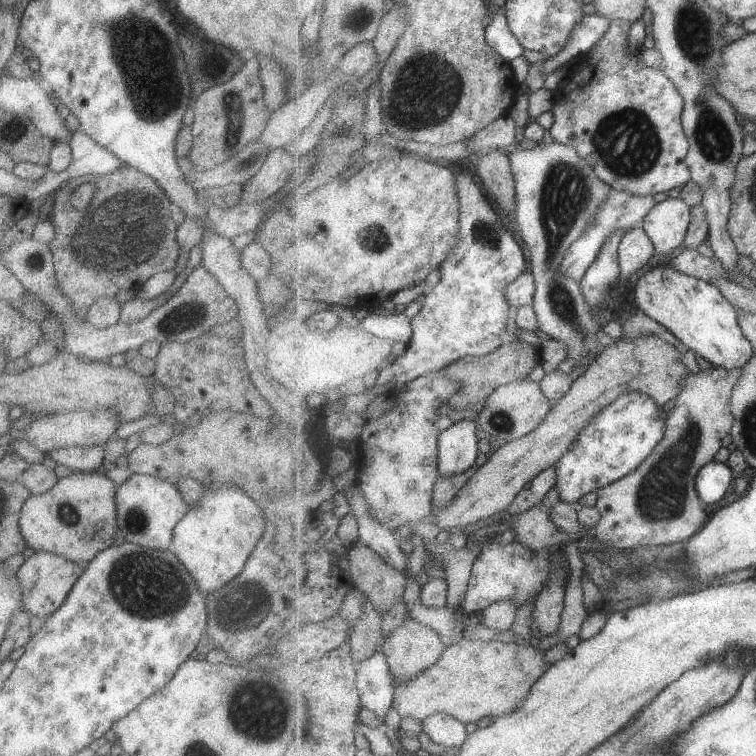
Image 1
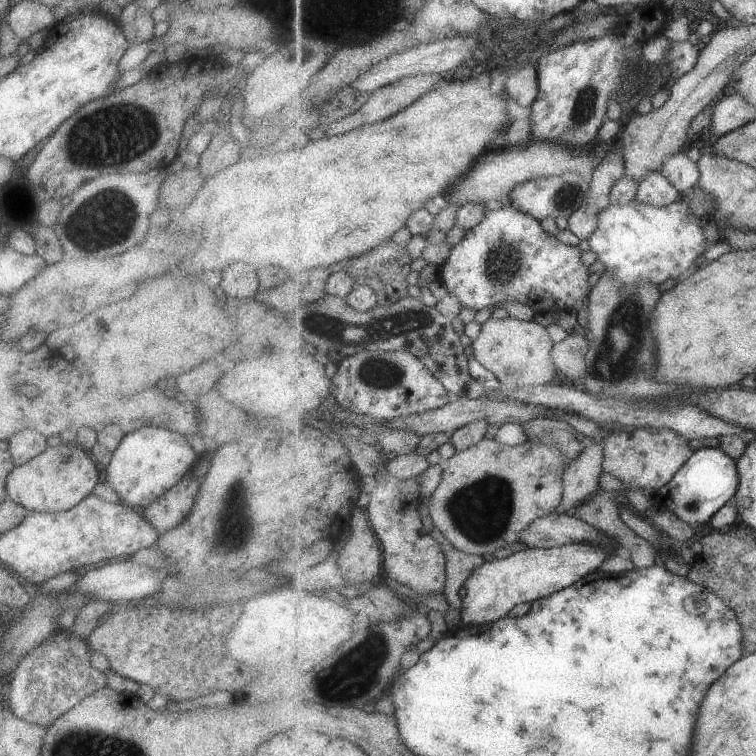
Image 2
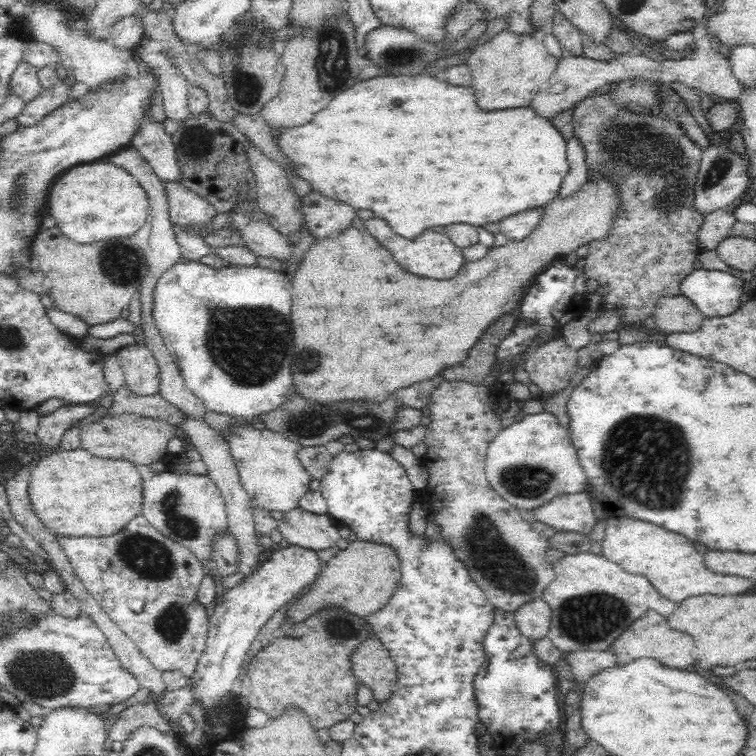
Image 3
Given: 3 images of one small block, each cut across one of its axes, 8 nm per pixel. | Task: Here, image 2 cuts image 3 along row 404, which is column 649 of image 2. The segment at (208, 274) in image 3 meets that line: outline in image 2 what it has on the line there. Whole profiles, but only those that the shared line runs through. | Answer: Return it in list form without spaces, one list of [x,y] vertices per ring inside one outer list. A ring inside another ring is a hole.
[[[613,196],[610,198],[609,205],[602,211],[599,215],[599,224],[597,230],[588,238],[589,250],[593,251],[597,260],[601,262],[605,266],[605,270],[613,270],[615,276],[619,278],[620,283],[622,285],[633,285],[636,286],[637,282],[641,281],[650,281],[655,284],[663,284],[665,280],[669,280],[669,278],[679,278],[683,272],[687,272],[689,268],[693,268],[693,264],[695,264],[695,260],[702,260],[703,264],[706,262],[703,260],[703,252],[707,250],[707,238],[705,238],[705,234],[703,234],[703,226],[699,224],[699,220],[695,218],[695,214],[691,212],[691,208],[689,208],[689,204],[687,202],[681,200],[677,200],[670,205],[664,207],[656,207],[650,205],[649,203],[641,203],[637,201],[636,198],[633,201],[628,201],[627,203],[619,202],[619,200],[615,200]]]

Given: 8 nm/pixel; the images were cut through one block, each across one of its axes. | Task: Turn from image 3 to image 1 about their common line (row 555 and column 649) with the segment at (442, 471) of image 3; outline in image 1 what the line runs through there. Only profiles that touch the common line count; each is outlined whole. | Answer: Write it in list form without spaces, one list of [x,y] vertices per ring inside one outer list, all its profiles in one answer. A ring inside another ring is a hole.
[[[715,366],[708,370],[699,370],[696,374],[691,372],[686,374],[684,387],[675,398],[675,406],[666,412],[666,432],[660,445],[633,473],[598,491],[596,506],[601,514],[601,521],[594,528],[594,534],[601,542],[630,551],[639,546],[684,543],[704,529],[709,516],[697,491],[697,476],[713,461],[721,448],[734,442],[732,436],[734,417],[730,402],[734,387],[742,375],[742,368],[726,370]]]

